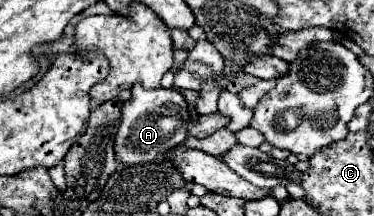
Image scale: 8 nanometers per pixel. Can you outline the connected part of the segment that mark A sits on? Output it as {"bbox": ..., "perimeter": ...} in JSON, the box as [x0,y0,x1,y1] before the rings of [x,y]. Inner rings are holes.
{"bbox":[114,85,188,165],"perimeter":[[[134,85],[130,101],[122,105],[120,125],[114,141],[116,159],[122,165],[136,165],[136,163],[150,163],[162,157],[164,153],[182,145],[188,137],[188,105],[184,97],[174,89],[142,89],[142,85]]]}

